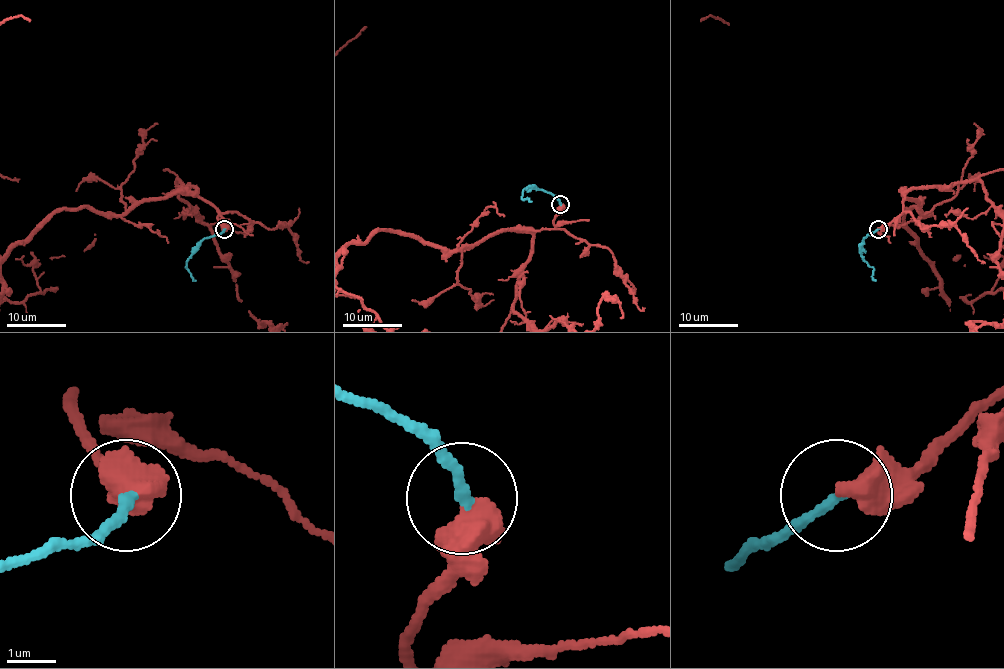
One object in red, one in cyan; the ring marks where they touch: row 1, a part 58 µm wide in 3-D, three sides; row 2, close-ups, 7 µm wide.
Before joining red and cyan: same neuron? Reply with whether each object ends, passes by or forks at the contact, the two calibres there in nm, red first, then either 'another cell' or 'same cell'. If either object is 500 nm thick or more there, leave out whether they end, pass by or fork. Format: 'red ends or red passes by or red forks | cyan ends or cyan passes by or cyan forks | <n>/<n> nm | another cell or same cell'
600/200 nm | same cell

